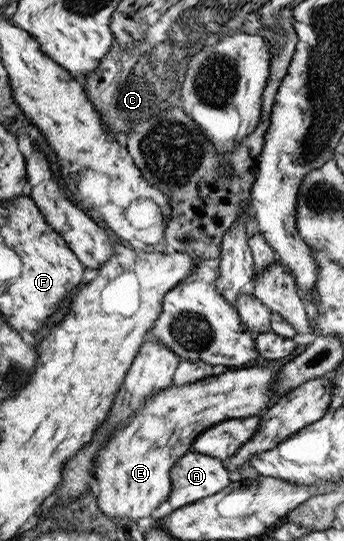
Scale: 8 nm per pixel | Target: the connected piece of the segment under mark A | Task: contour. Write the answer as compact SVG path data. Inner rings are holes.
M189 451L173 467L171 478L173 491L169 503L176 510L219 494L233 477L223 460Z

